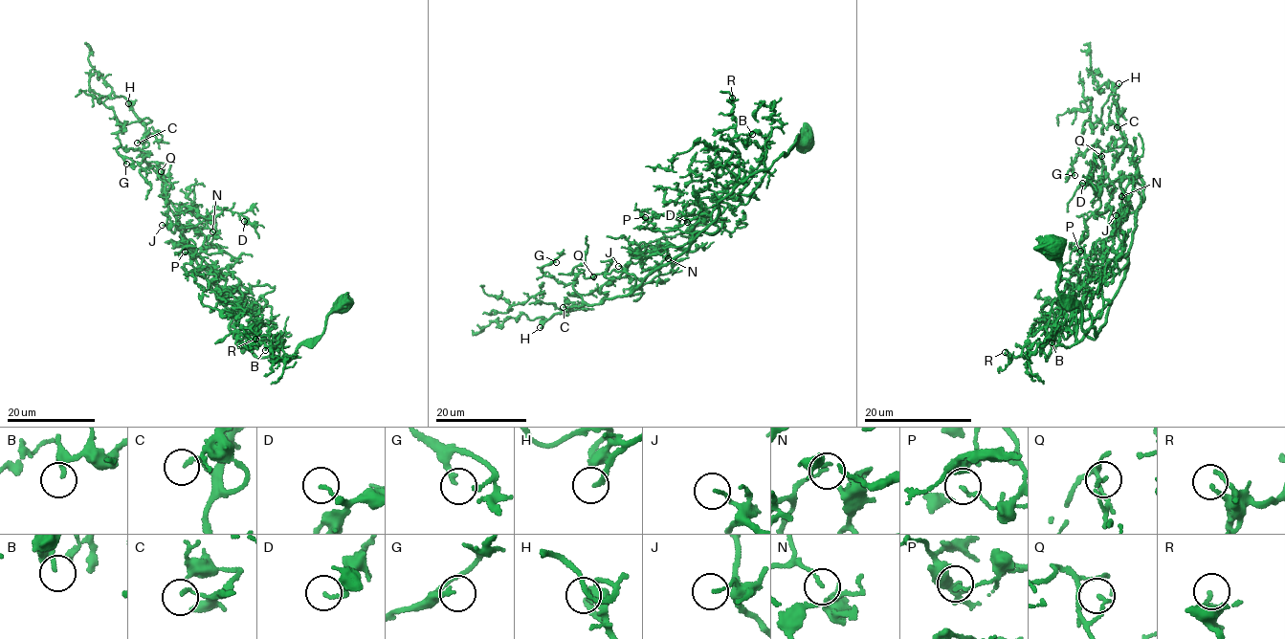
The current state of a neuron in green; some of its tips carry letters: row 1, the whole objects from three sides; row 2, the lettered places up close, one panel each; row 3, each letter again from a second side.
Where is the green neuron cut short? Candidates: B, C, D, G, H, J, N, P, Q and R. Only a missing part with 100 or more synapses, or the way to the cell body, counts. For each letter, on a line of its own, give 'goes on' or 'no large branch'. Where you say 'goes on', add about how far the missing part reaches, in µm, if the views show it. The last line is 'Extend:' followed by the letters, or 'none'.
B: no large branch
C: no large branch
D: no large branch
G: no large branch
H: goes on; missing 50 µm
J: no large branch
N: no large branch
P: no large branch
Q: no large branch
R: no large branch
Extend: H

